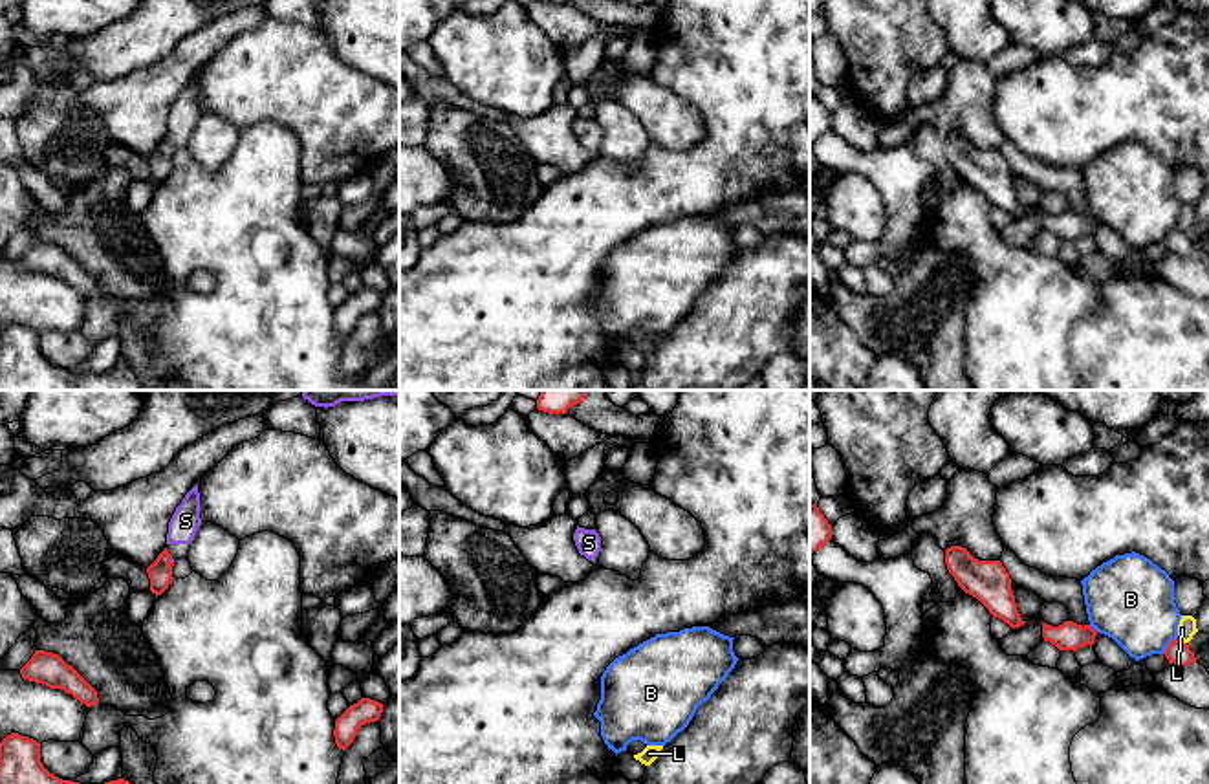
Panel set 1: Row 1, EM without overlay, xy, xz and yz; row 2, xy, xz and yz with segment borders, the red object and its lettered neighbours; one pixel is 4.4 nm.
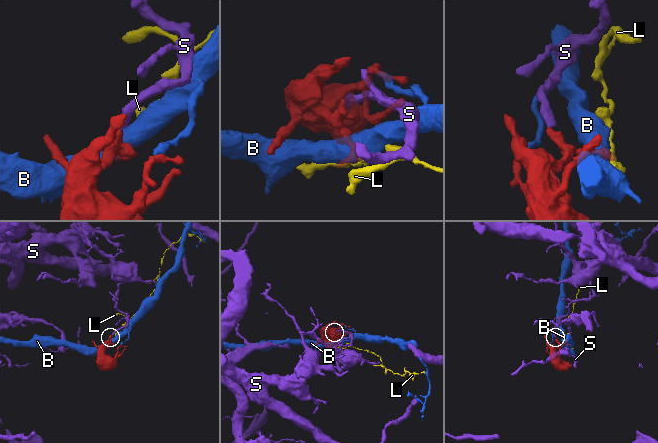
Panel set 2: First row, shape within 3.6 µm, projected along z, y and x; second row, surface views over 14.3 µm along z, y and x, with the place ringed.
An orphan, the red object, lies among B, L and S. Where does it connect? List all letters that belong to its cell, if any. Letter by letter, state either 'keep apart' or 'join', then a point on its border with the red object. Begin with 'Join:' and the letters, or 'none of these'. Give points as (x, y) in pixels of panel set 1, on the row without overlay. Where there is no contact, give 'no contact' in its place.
Join: S
B: keep apart; contact yz (1167, 235)
L: keep apart; contact yz (1180, 229)
S: join; contact xy (169, 149)

